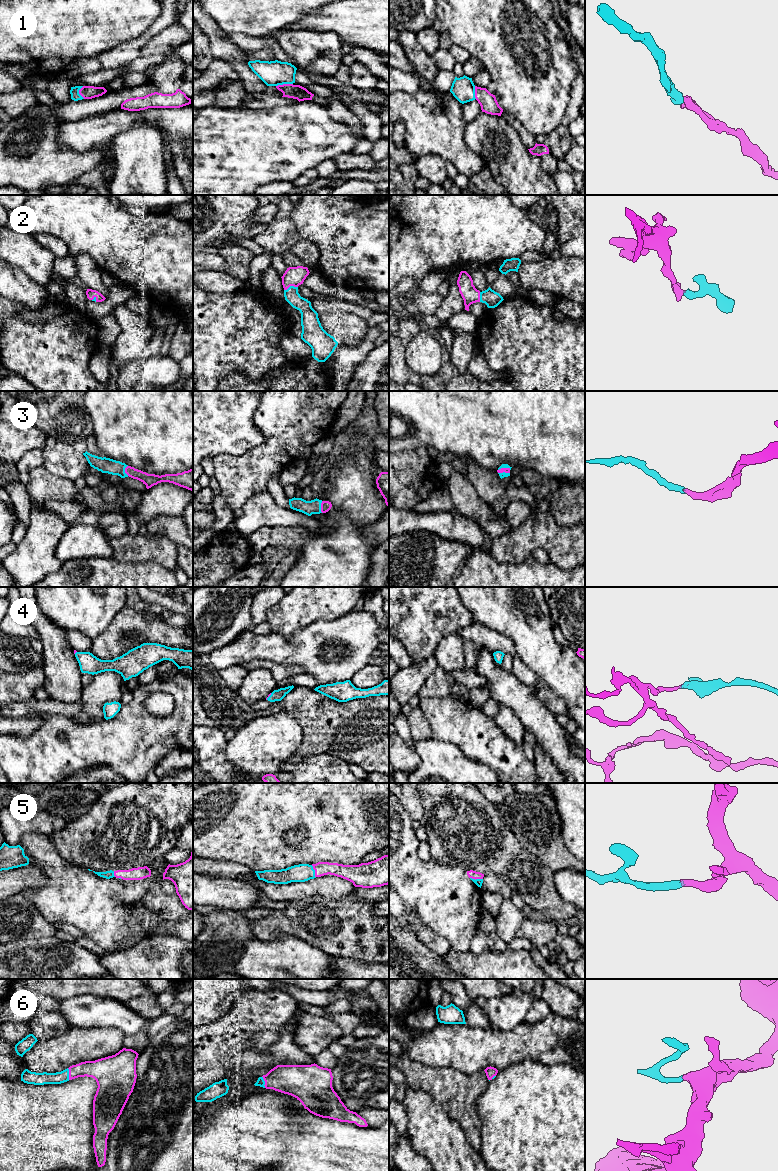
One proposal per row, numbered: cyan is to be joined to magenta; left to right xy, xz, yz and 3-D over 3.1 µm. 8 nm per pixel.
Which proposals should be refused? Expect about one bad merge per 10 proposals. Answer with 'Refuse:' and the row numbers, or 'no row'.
Refuse: no row

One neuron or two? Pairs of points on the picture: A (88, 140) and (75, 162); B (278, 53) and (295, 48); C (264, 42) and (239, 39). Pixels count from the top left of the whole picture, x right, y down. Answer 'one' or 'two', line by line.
A: two
B: two
C: one

